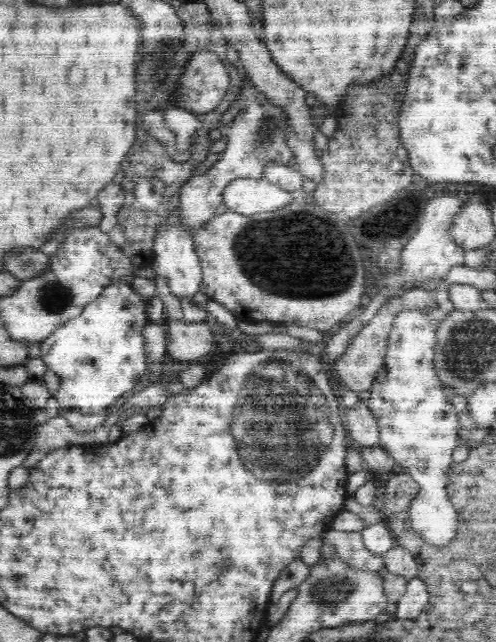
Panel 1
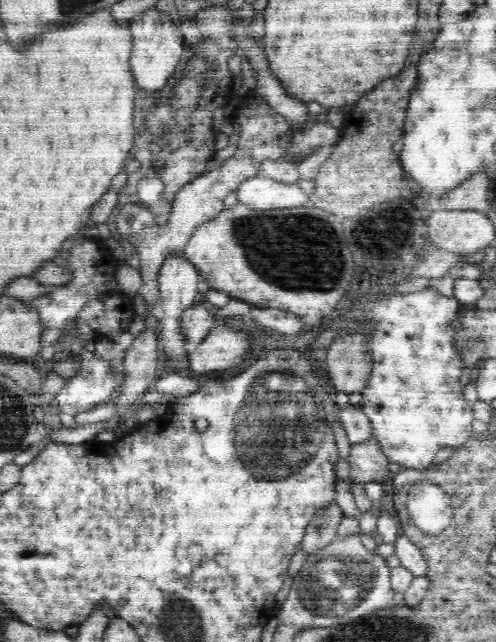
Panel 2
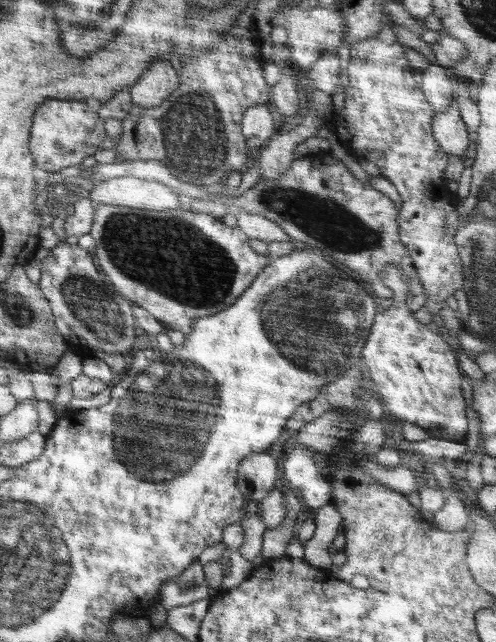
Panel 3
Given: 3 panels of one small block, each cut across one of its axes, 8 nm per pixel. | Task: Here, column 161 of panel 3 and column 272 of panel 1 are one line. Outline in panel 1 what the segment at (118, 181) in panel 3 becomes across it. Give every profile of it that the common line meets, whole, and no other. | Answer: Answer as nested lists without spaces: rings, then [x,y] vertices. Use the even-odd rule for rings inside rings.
[[[264,176],[259,179],[233,180],[224,188],[222,202],[228,210],[250,216],[261,212],[272,212],[295,202],[295,199],[292,199],[291,192],[280,188]]]

